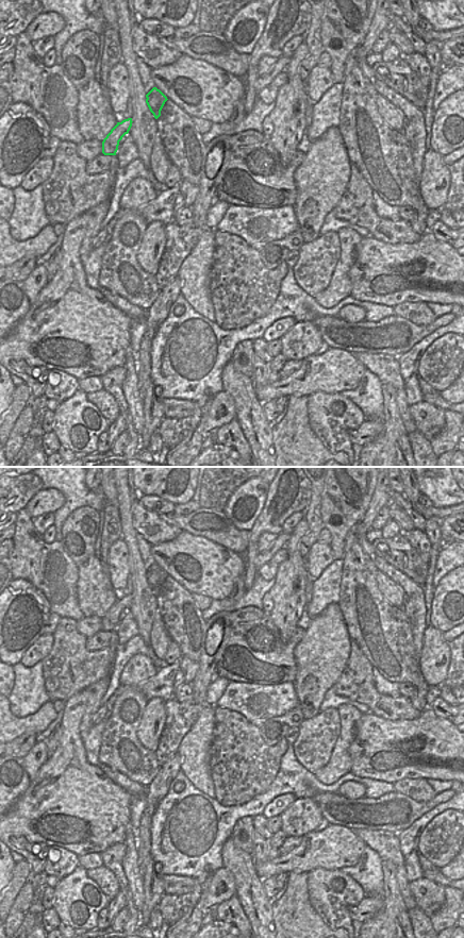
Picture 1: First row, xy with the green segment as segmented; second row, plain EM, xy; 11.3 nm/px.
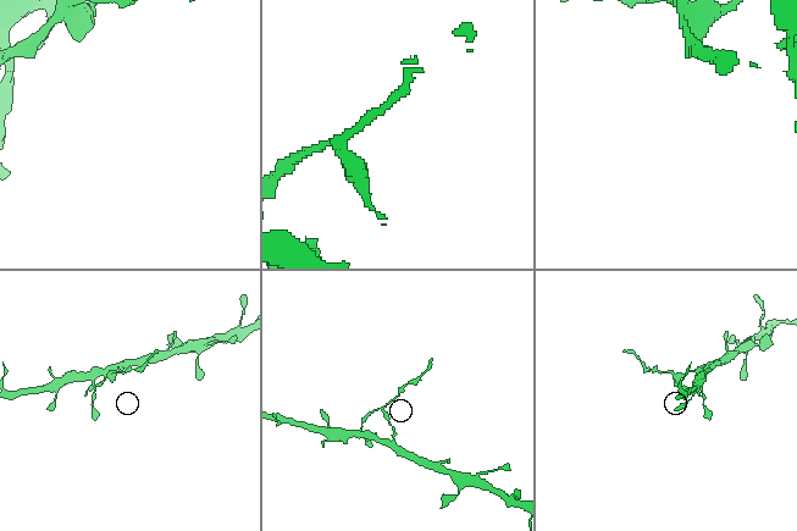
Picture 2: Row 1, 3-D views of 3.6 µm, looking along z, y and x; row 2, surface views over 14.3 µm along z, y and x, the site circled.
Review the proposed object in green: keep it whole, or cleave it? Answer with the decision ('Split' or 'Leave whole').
Split

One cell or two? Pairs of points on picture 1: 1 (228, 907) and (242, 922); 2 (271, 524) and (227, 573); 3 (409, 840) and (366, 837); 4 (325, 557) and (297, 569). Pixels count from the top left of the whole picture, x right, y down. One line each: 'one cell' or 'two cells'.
1: one cell
2: two cells
3: two cells
4: two cells

